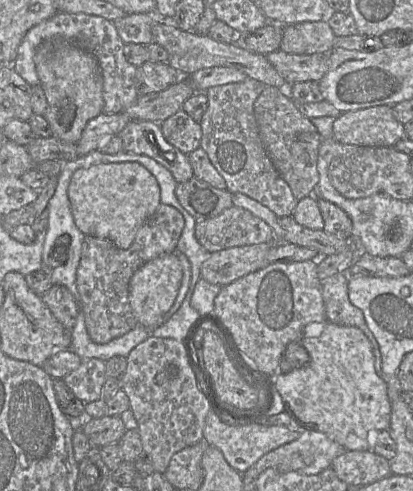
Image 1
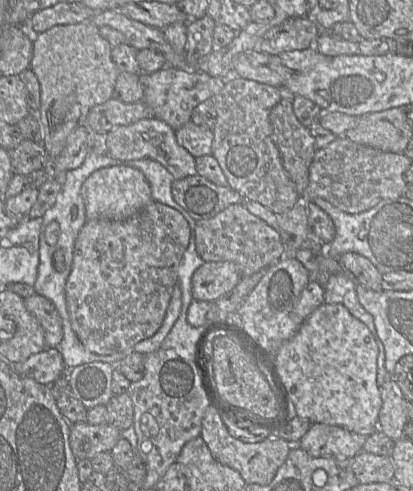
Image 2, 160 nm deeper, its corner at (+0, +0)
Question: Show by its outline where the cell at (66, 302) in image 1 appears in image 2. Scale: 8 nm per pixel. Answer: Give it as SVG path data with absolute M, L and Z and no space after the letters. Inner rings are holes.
M38 294L25 298L24 304L42 327L46 347L56 348L62 341L63 327L61 317L54 304Z

